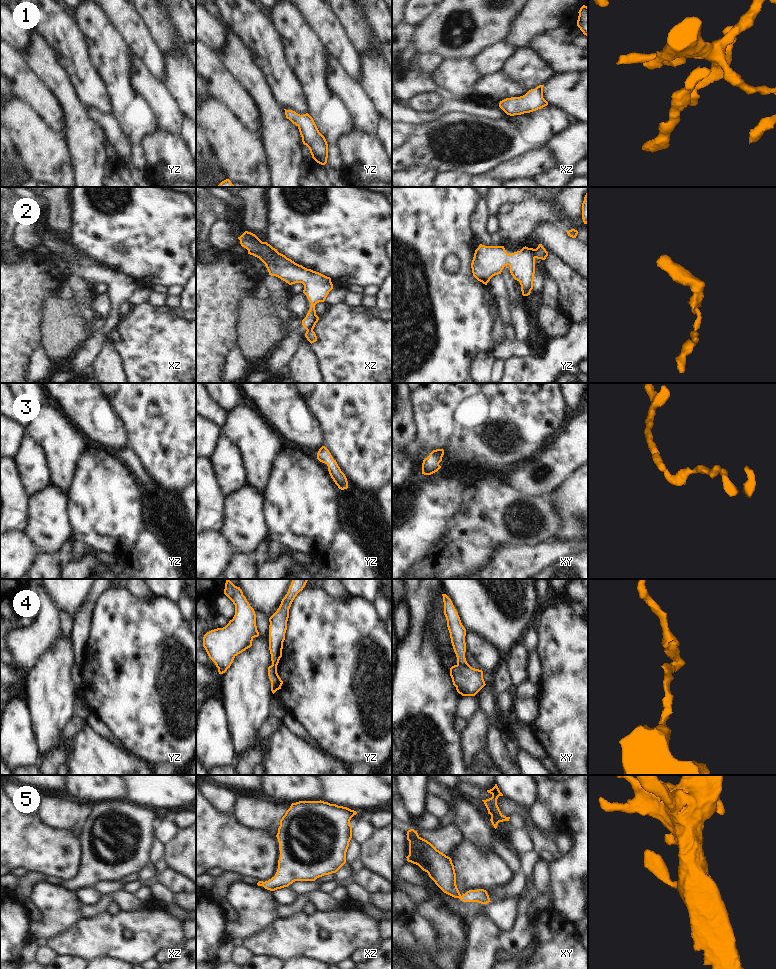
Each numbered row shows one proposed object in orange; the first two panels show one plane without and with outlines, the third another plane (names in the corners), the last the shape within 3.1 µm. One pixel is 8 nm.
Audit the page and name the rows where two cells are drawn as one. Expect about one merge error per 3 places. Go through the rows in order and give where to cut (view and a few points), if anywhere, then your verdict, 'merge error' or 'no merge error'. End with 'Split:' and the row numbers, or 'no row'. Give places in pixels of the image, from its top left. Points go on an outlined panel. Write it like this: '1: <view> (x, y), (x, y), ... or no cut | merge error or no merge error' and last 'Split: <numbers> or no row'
1: no cut | no merge error
2: yz (534, 249), (536, 257) | merge error
3: no cut | no merge error
4: xy (457, 663), (467, 664) | merge error
5: no cut | no merge error
Split: 2, 4

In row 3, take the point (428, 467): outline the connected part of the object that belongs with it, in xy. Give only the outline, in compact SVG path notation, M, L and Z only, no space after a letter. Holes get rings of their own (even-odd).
M443 449L433 450L430 455L423 460L422 463L422 474L431 475L437 472L441 466L439 463L442 461L444 455Z

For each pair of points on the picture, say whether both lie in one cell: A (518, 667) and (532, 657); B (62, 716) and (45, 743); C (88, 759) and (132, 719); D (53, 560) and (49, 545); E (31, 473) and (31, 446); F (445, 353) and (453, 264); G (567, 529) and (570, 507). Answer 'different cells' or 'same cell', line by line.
A: different cells
B: same cell
C: different cells
D: different cells
E: same cell
F: different cells
G: same cell

